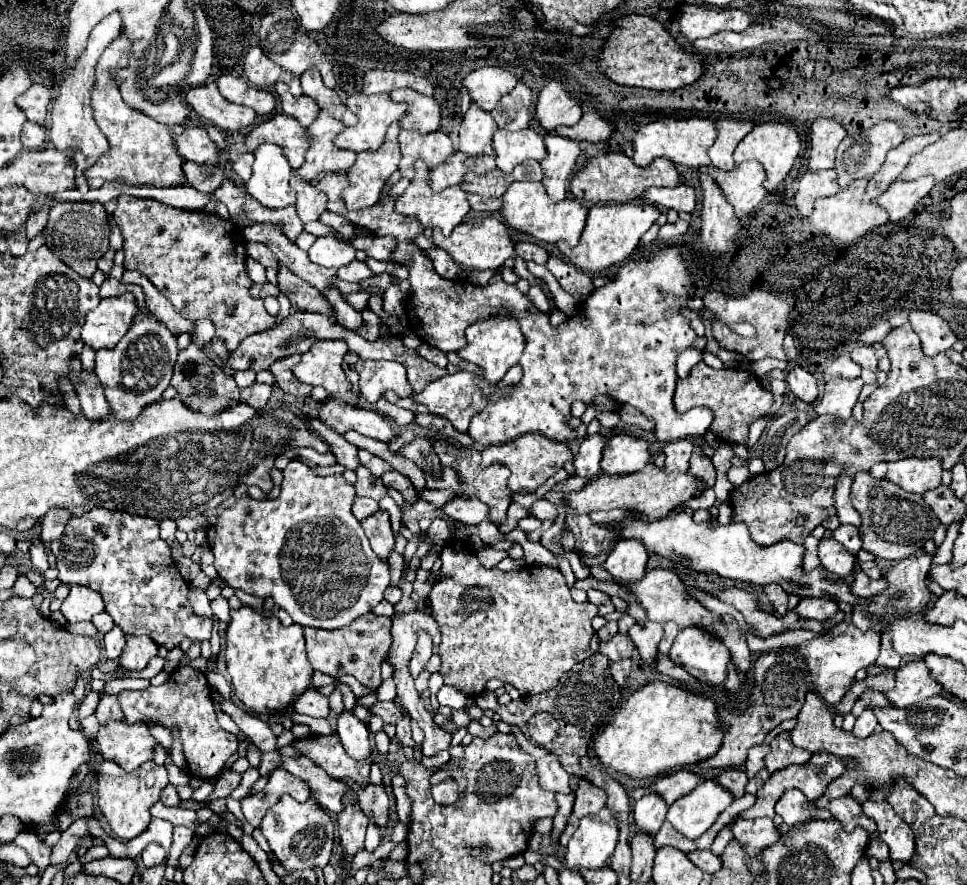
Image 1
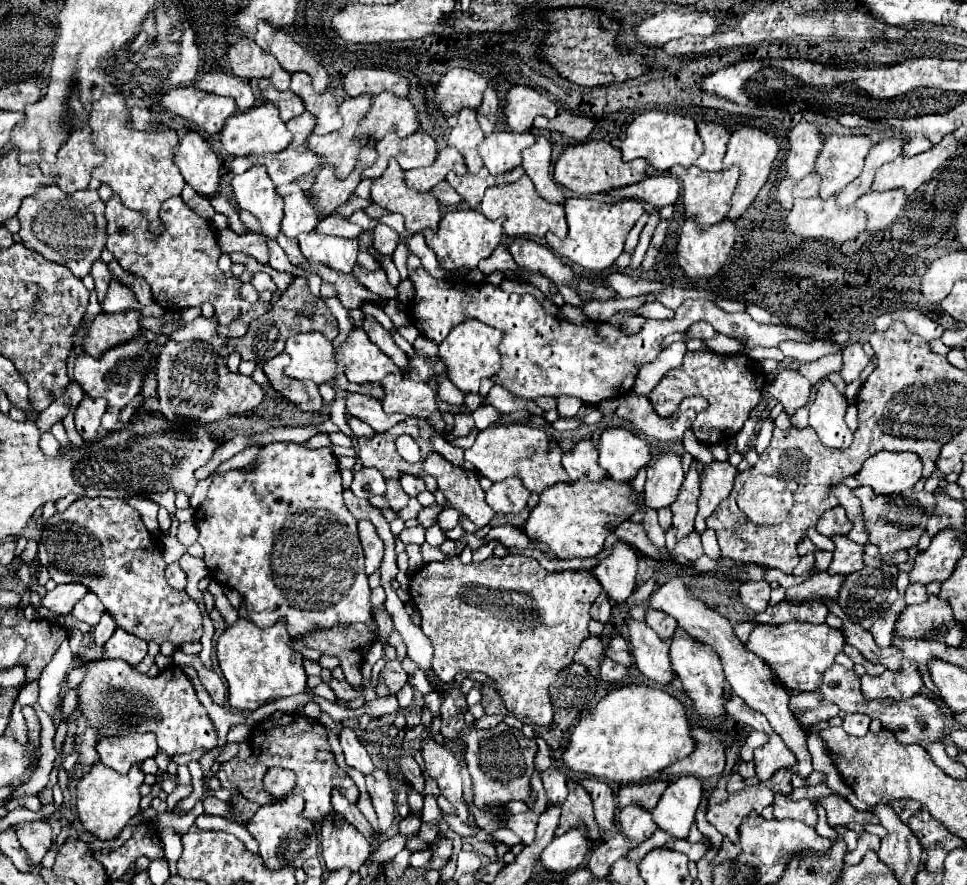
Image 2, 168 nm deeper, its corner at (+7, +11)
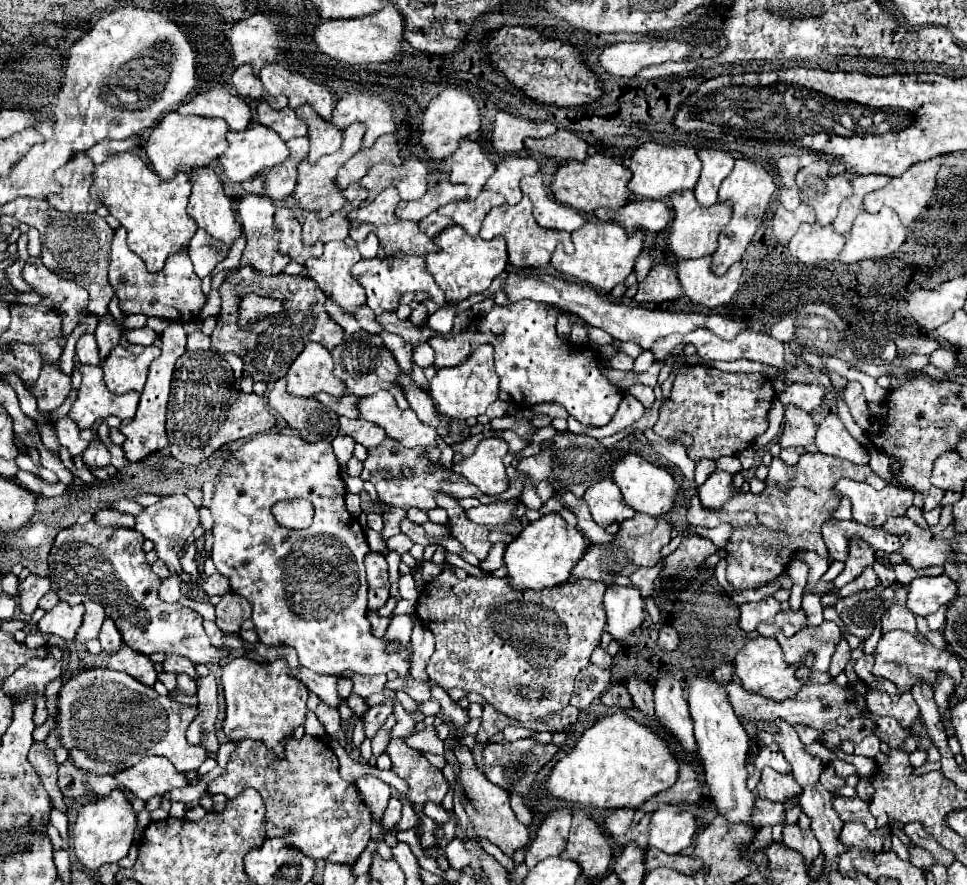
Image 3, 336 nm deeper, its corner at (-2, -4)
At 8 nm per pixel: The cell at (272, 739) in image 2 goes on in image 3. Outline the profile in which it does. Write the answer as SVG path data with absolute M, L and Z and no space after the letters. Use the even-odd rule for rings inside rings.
M304 735L302 739L290 737L284 749L286 757L278 757L262 741L252 741L252 739L240 741L228 761L226 775L214 779L208 785L208 791L212 795L224 793L228 799L234 799L236 795L240 795L240 791L252 787L262 795L266 803L266 815L268 815L266 837L284 837L288 839L288 843L292 843L296 849L304 851L306 855L312 855L316 861L328 859L332 863L354 863L370 841L370 811L364 809L364 803L356 793L356 787L340 777L338 757L322 737L312 737L312 735Z

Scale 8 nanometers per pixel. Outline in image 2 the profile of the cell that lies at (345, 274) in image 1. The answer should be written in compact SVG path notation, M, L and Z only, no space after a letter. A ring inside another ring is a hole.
M355 264L353 276L355 276L355 278L357 278L357 280L367 288L367 290L371 290L373 294L377 294L377 296L381 296L381 298L387 298L387 300L397 298L397 288L393 288L393 286L387 282L385 270L367 272L367 270L363 270L361 266Z

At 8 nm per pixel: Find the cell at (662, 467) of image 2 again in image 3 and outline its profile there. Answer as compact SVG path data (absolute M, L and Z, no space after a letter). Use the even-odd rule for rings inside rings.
M636 513L632 519L622 523L620 531L616 533L616 543L588 547L588 555L584 555L584 559L580 559L580 563L574 567L572 575L592 579L592 581L600 581L604 585L612 585L614 575L618 575L618 573L620 575L630 575L632 573L630 559L638 567L640 565L654 567L660 559L660 549L664 545L668 545L668 541L670 541L672 529L674 529L674 525L666 515L652 517L652 515L646 515L646 513Z

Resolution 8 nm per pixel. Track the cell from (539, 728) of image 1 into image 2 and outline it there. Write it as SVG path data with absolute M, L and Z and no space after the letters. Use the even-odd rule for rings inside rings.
M451 556L445 562L421 566L421 570L411 576L409 594L421 612L421 628L435 648L433 672L441 682L453 682L457 672L481 672L499 684L497 694L513 716L529 720L529 724L535 726L551 724L549 686L555 682L555 676L573 662L573 654L581 642L589 638L589 608L601 594L593 572L549 574L537 560L527 556L491 556L481 564L463 564L459 556Z

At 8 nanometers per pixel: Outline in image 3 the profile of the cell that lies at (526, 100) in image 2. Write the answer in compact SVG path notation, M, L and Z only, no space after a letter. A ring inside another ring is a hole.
M500 111L492 129L492 143L500 153L520 153L524 149L524 139L528 137L548 137L554 135L558 127L548 121L530 121L516 117L508 111Z

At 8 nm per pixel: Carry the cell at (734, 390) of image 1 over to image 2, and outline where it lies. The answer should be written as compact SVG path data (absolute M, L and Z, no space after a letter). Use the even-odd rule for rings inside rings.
M695 350L687 352L683 364L669 370L661 382L651 390L649 400L655 406L659 416L671 416L683 398L701 396L709 402L705 412L699 412L691 430L699 442L711 446L733 438L749 418L749 412L759 404L759 398L765 390L767 378L765 372L759 370L759 364L747 354L717 354L711 350Z

